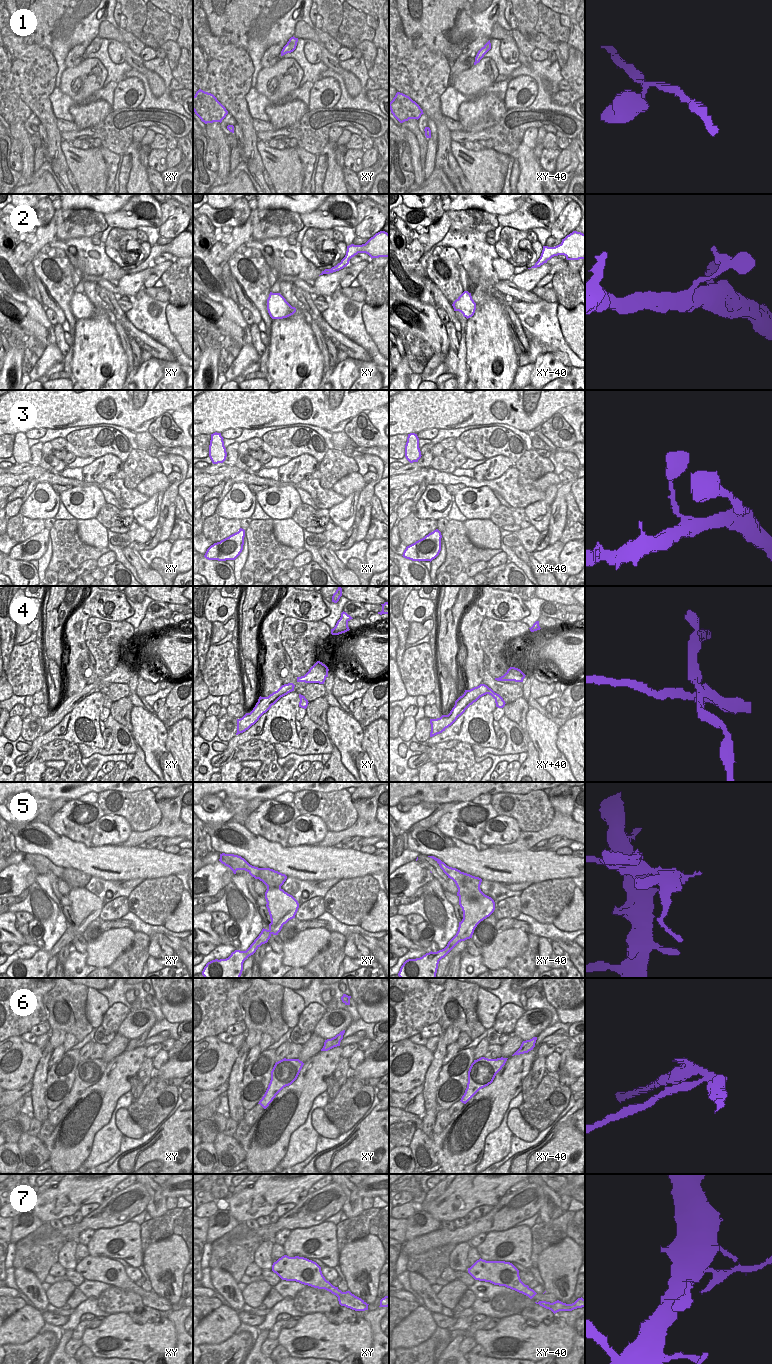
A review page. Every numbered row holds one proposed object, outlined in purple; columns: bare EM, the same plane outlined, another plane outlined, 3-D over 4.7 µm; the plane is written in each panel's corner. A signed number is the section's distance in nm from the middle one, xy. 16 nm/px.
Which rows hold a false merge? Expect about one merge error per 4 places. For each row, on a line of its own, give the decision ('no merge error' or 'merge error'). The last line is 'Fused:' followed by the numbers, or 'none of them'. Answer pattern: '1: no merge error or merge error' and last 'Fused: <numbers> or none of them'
1: no merge error
2: no merge error
3: no merge error
4: merge error
5: merge error
6: merge error
7: merge error
Fused: 4, 5, 6, 7

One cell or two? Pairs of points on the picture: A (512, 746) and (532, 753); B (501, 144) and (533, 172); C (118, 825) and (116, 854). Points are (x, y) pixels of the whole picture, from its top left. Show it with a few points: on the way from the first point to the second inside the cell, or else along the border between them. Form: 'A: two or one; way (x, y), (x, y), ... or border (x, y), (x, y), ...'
A: two; border (521, 728), (526, 736), (527, 751)
B: two; border (524, 133), (519, 146), (509, 155)
C: two; border (119, 844), (93, 846)

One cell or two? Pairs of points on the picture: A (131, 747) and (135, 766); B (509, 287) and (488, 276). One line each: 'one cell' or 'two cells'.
A: two cells
B: two cells

